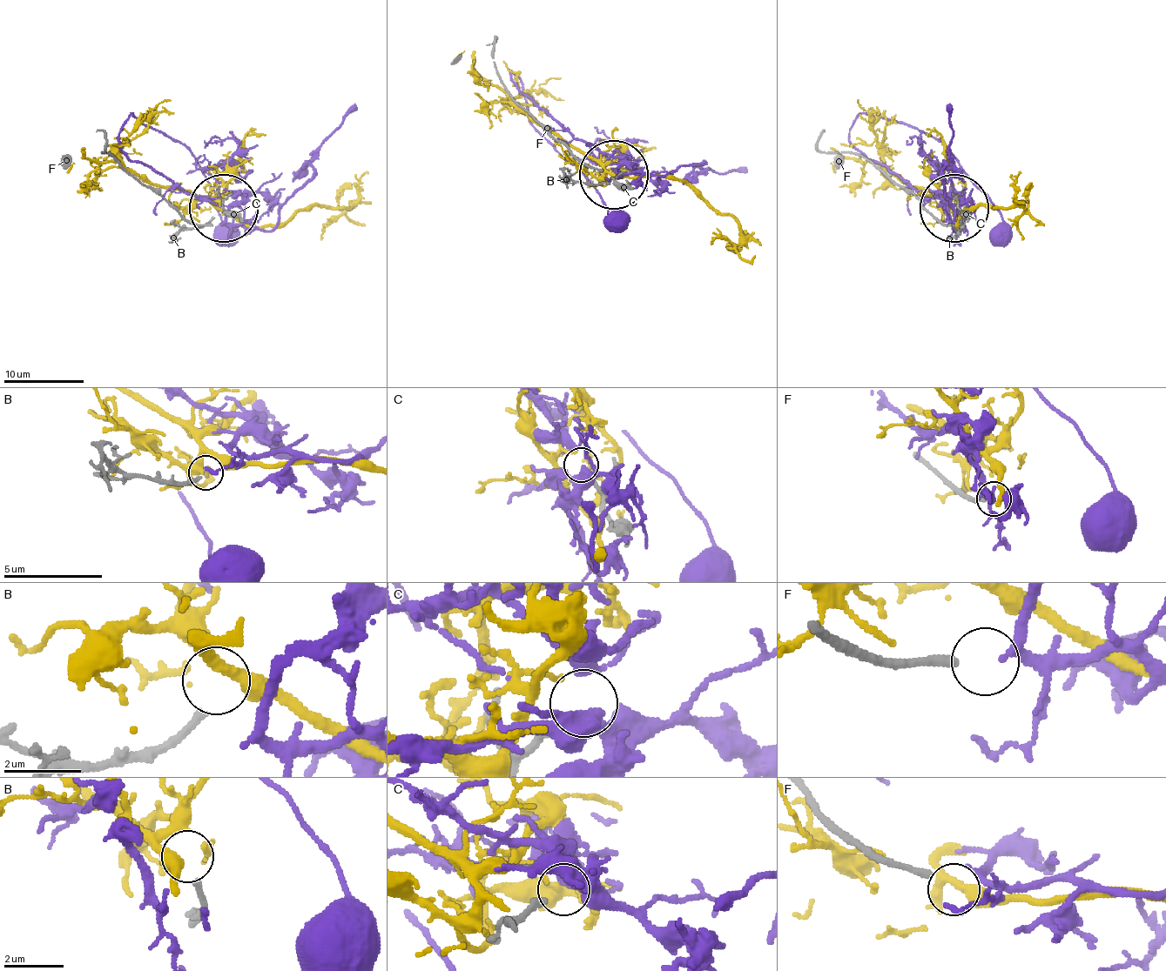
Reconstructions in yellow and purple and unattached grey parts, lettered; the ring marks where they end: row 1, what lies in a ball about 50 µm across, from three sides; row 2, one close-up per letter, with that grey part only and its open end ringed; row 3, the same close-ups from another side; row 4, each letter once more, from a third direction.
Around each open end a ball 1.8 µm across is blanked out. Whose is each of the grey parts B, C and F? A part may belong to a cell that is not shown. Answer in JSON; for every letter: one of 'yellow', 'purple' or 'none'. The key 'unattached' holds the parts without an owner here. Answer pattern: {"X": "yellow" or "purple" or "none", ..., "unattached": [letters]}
{"B": "yellow", "C": "purple", "F": "none", "unattached": ["F"]}

